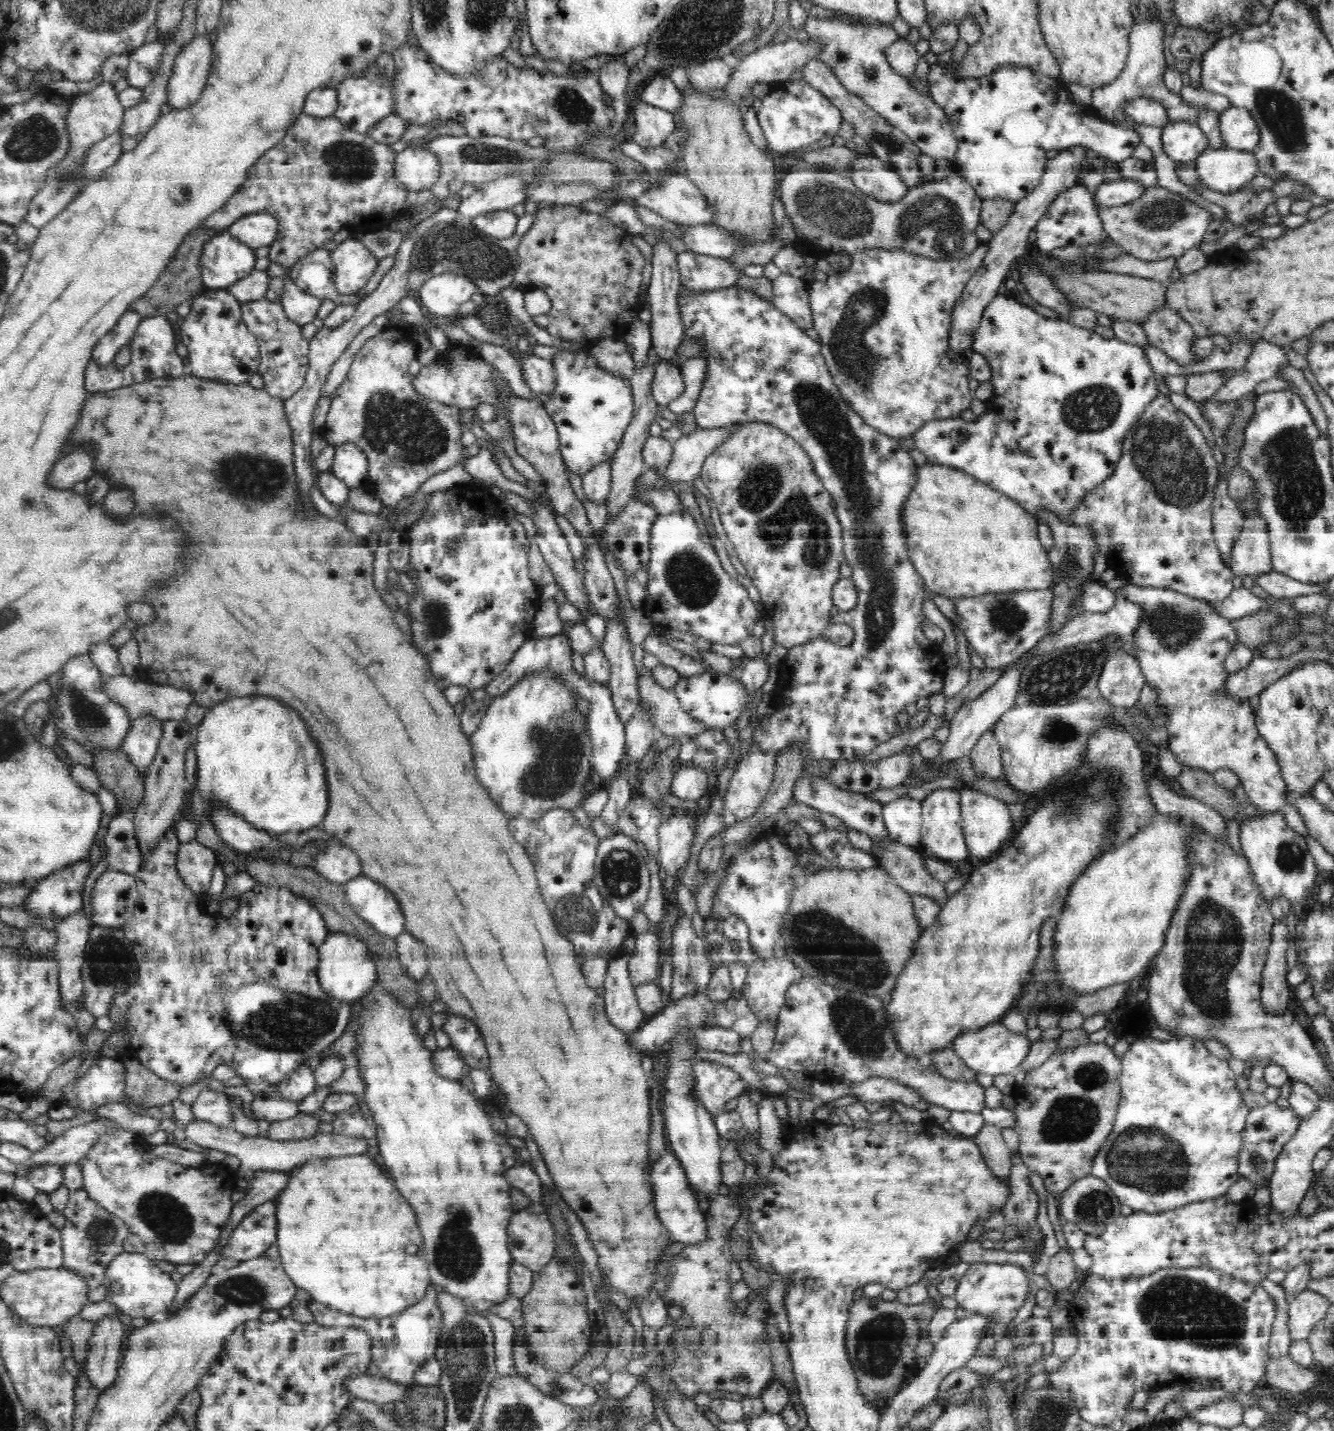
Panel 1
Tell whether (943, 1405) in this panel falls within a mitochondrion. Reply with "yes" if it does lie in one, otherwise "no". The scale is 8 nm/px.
no

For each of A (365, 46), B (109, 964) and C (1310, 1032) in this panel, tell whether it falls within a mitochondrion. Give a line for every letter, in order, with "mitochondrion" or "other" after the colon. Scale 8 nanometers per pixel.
A: other
B: mitochondrion
C: other

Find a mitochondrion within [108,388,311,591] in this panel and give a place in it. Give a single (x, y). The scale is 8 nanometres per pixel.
(252, 492)

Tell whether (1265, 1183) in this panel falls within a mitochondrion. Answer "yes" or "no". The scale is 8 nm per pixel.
no

